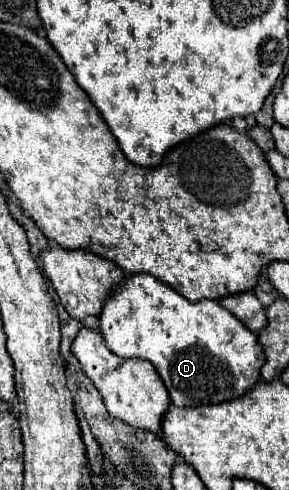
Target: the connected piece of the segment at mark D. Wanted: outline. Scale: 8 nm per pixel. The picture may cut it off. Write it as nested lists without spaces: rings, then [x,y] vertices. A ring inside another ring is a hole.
[[[148,273],[130,275],[106,301],[100,315],[106,345],[118,357],[150,361],[176,407],[200,407],[232,401],[260,379],[264,349],[258,337],[218,301],[188,301]]]

